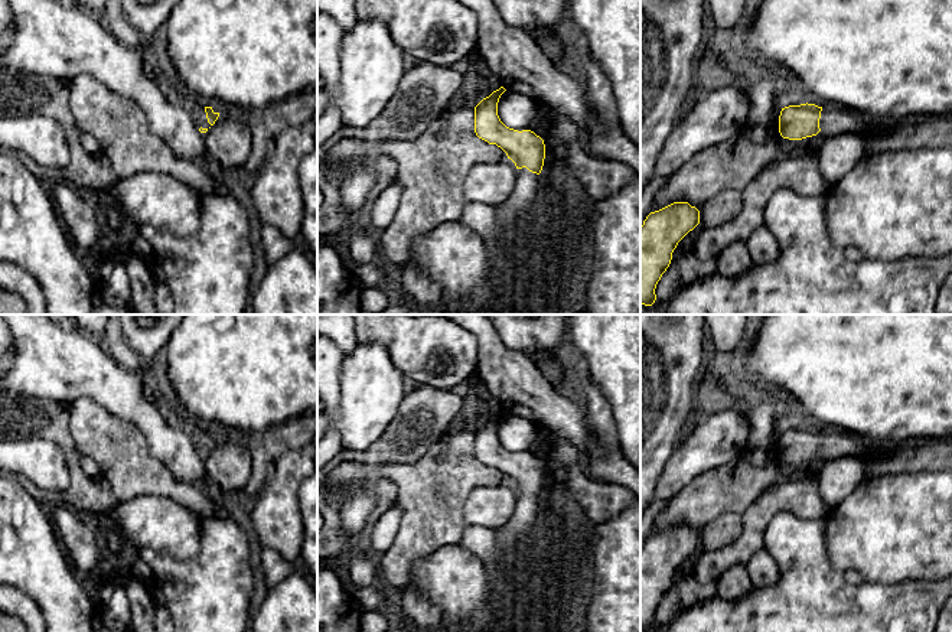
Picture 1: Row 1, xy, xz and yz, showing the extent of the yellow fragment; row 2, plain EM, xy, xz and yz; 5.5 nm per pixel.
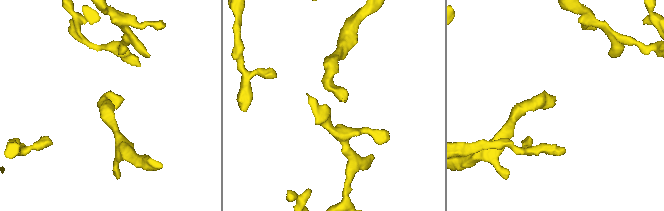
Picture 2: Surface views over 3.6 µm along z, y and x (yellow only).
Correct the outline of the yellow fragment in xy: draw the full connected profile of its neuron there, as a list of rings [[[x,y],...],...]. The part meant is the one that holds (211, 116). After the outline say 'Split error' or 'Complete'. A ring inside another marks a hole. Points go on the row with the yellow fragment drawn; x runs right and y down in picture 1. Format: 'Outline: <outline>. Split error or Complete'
Outline: [[[215,107],[195,108],[195,123],[203,137],[208,136],[218,117],[219,111]]]. Split error

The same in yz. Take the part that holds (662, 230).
Outline: [[[674,202],[651,212],[640,227],[640,303],[652,306],[655,289],[671,264],[678,242],[700,224],[700,211]]]. Complete

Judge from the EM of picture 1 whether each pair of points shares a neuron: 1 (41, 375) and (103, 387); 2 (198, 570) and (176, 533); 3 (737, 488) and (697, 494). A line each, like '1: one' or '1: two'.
1: one
2: two
3: one

